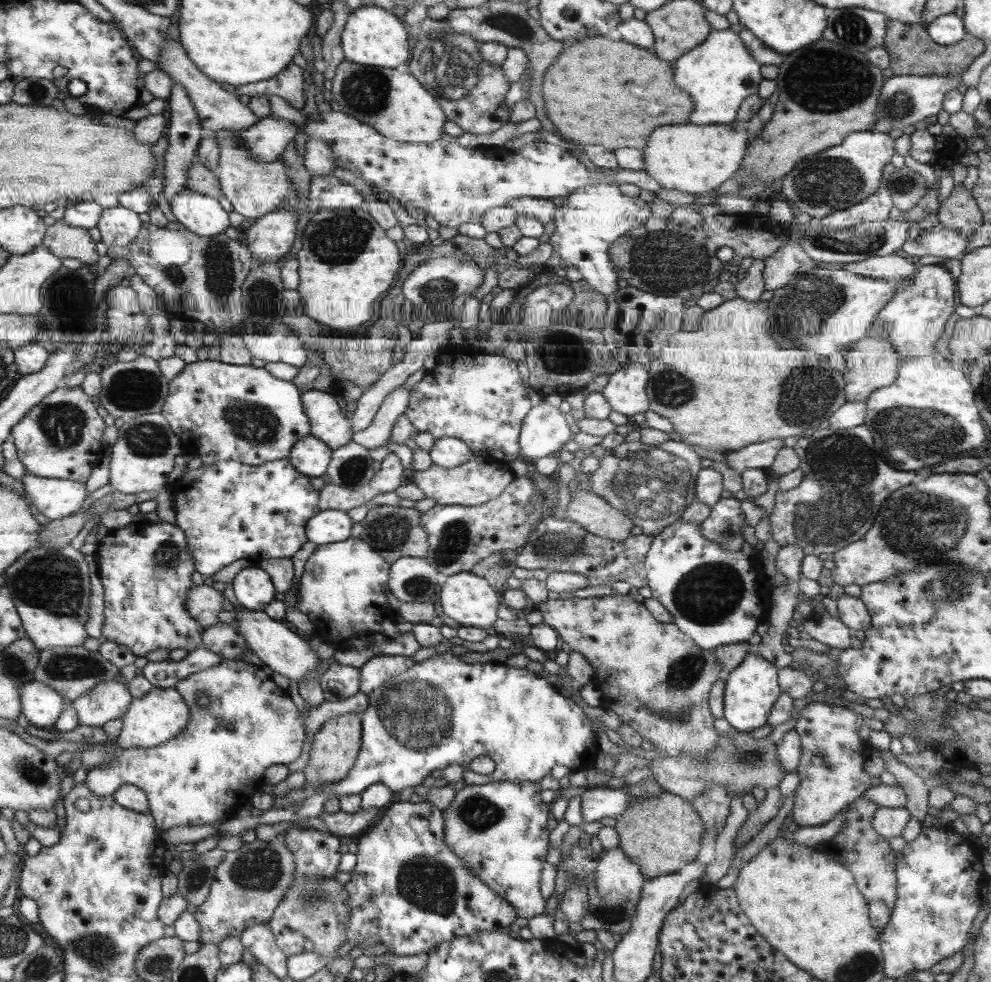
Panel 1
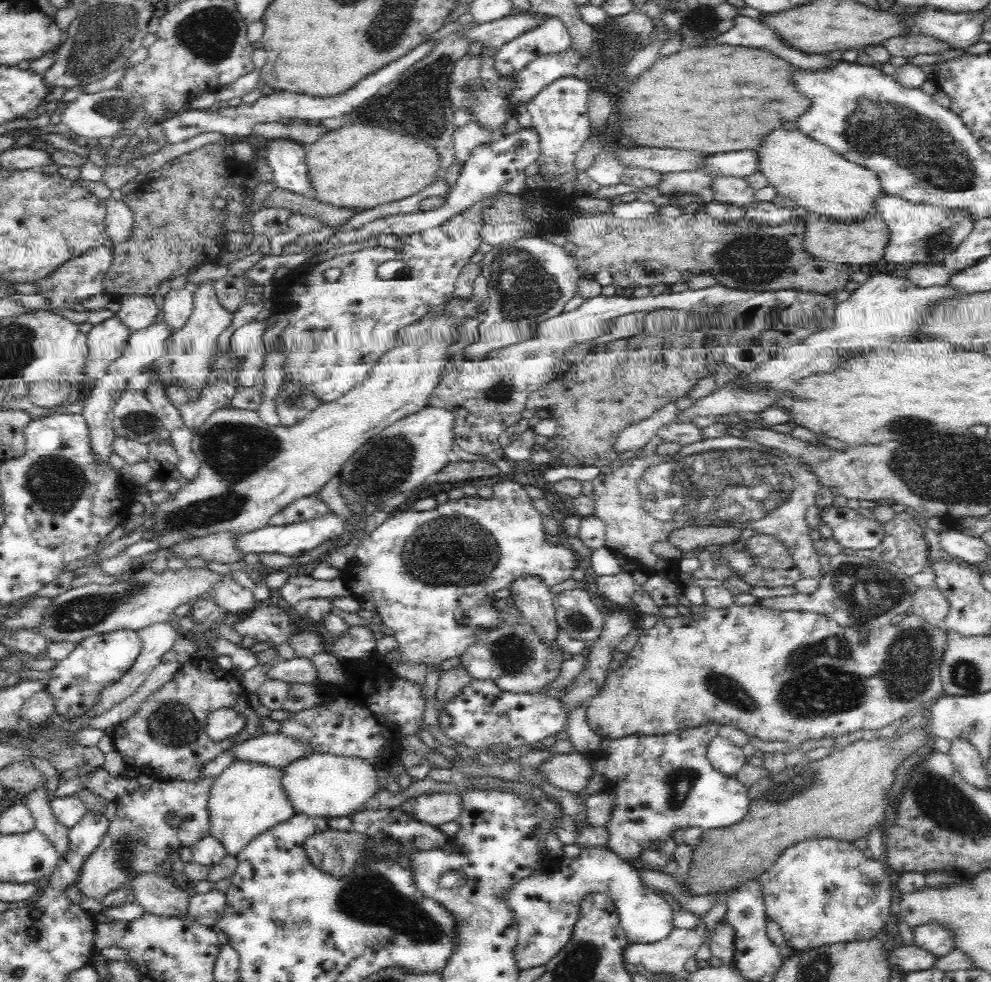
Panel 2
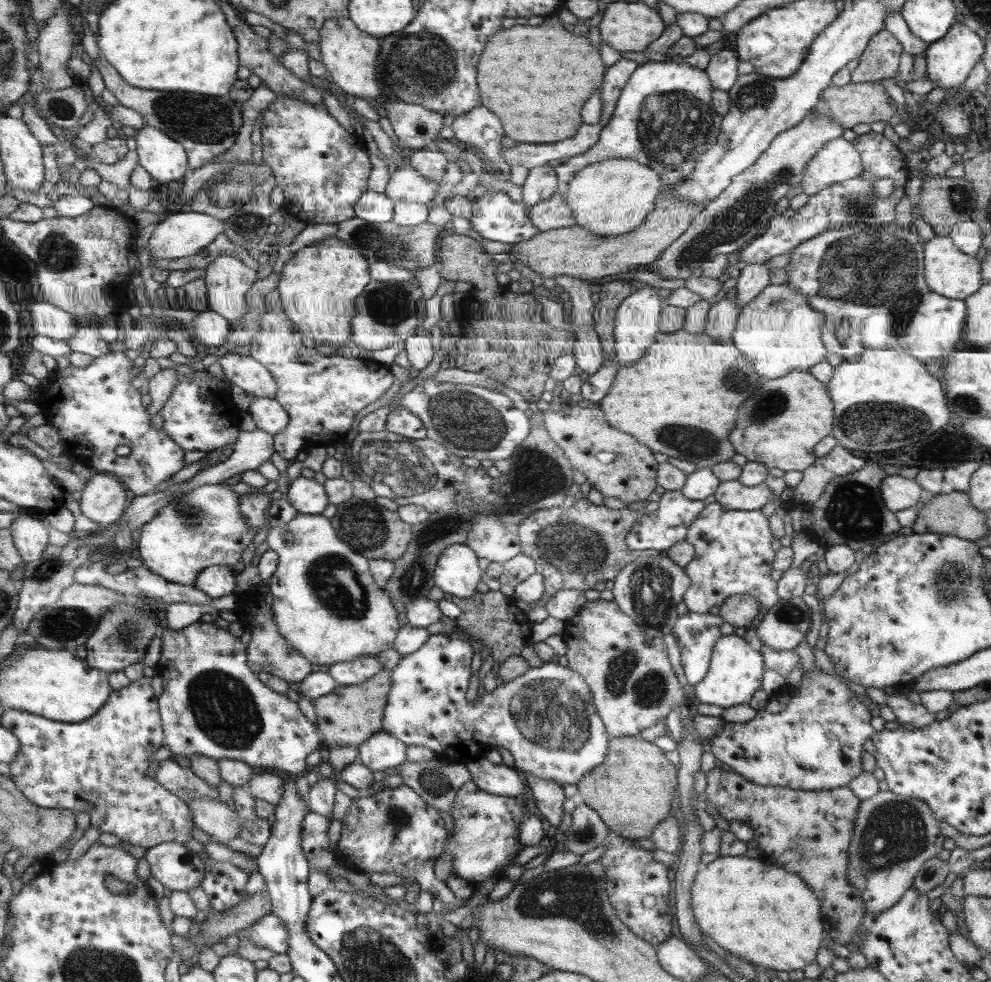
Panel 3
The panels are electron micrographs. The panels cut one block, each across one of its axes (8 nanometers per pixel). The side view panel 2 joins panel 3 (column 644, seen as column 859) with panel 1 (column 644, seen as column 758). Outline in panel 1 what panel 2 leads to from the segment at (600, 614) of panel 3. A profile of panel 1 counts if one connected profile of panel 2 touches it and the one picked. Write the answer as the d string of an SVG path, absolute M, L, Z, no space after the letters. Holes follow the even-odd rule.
M628 594L587 598L572 596L563 600L547 598L547 601L536 603L535 610L541 613L543 623L546 623L547 626L558 634L560 642L569 645L572 652L581 654L581 657L592 666L594 676L592 677L591 684L601 692L602 702L600 706L606 711L612 710L615 712L623 724L628 724L641 738L645 738L645 740L651 742L655 747L655 751L663 753L663 756L666 757L693 757L707 755L707 753L717 745L720 736L717 734L715 728L713 728L713 714L708 706L708 698L711 686L713 686L721 674L721 662L713 655L712 650L702 650L700 647L697 647L696 644L692 642L692 639L688 638L687 634L681 632L679 628L672 623L661 624L661 622L656 622L655 618L647 612L642 603L633 601Z

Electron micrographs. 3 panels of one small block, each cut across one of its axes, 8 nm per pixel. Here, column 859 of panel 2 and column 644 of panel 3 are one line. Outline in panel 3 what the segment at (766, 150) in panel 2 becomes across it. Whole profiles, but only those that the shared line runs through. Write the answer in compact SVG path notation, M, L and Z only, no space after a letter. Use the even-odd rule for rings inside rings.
M629 159L601 160L577 170L572 180L565 184L564 200L571 210L573 224L601 236L617 236L644 222L654 210L662 182L657 171Z

